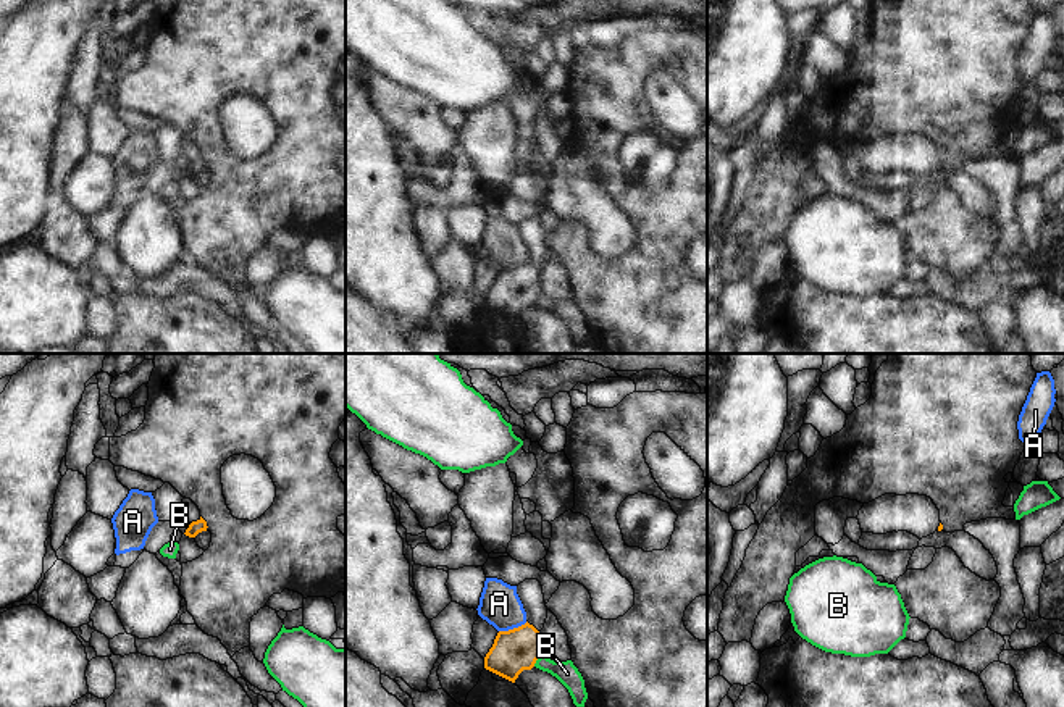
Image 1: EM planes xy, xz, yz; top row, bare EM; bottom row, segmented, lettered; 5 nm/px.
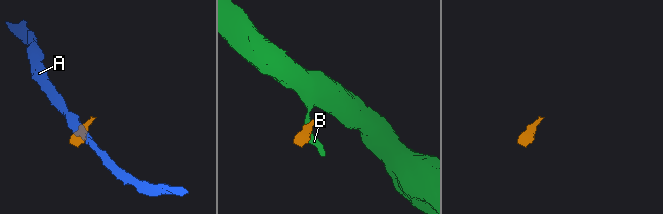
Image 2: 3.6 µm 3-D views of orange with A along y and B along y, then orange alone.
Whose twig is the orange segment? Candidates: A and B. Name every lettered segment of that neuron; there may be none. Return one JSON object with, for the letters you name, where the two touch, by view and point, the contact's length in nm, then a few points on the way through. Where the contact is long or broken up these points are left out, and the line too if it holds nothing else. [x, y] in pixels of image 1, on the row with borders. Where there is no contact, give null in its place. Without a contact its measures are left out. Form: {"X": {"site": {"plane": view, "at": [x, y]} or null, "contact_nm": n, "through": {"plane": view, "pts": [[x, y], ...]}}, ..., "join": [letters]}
{"join": []}

